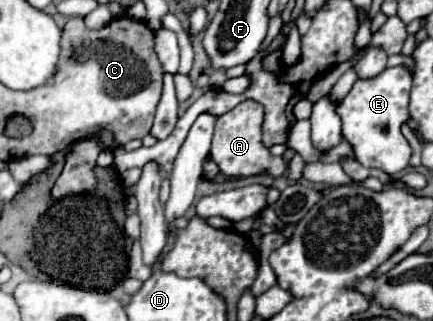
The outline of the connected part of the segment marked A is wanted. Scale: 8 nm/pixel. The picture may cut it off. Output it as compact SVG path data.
M243 101L229 113L217 117L211 155L219 165L221 173L231 177L251 177L263 169L267 169L271 177L283 177L287 173L287 163L283 161L283 157L273 157L269 149L261 143L261 125L263 125L263 105L255 101Z

